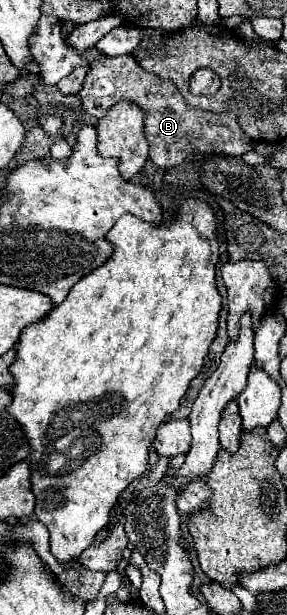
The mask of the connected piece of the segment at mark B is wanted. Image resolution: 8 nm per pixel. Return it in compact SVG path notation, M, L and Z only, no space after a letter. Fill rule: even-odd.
M105 56L91 64L91 70L79 92L83 110L91 122L107 116L107 112L119 102L129 100L145 110L145 136L149 142L149 158L165 168L183 162L196 162L207 154L243 156L253 148L253 140L239 128L237 122L225 118L225 112L211 114L191 108L171 80L163 80L145 72L133 56Z

